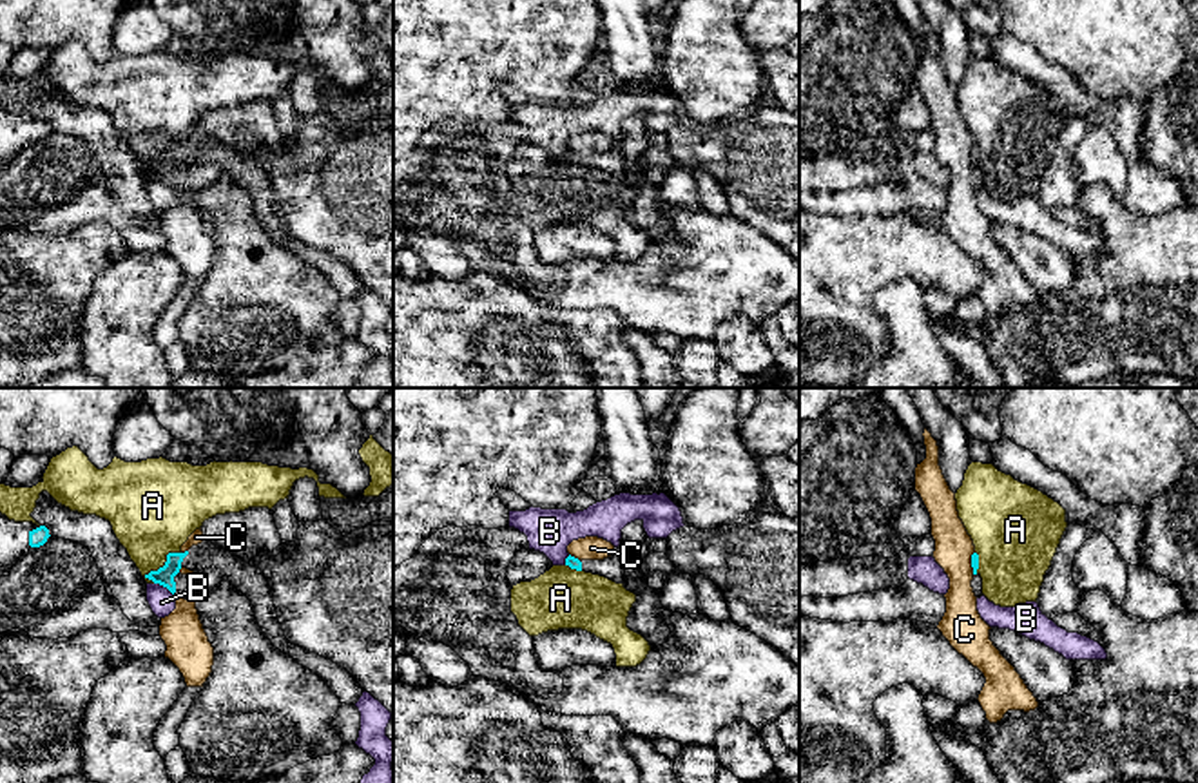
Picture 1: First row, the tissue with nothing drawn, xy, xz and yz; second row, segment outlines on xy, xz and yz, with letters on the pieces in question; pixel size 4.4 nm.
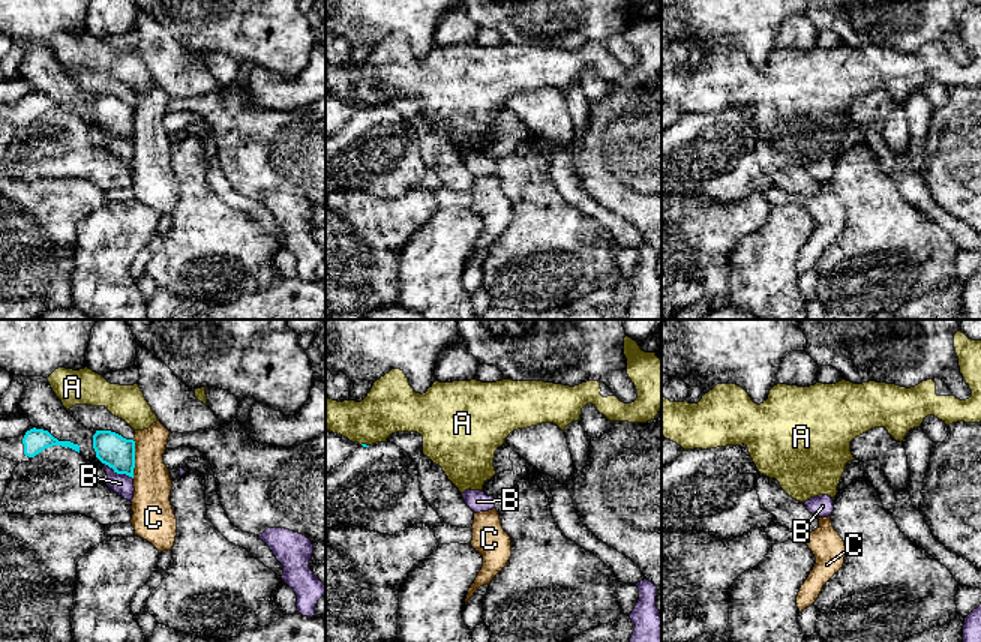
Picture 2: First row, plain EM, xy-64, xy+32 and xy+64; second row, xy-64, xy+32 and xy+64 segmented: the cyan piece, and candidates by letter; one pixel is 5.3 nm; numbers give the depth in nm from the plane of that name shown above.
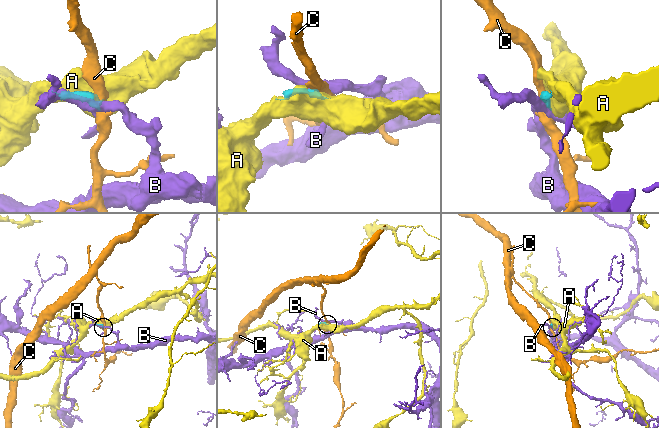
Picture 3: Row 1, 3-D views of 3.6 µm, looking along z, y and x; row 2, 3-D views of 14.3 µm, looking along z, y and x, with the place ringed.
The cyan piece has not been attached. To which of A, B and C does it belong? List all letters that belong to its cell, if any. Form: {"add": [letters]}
{"add": []}

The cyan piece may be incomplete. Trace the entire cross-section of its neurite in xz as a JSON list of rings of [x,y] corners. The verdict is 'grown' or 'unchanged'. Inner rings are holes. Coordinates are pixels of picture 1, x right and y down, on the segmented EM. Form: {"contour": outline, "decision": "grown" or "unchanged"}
{"contour": [[[613,553],[611,556],[604,560],[578,560],[569,555],[565,558],[565,566],[576,571],[585,571],[585,573],[605,576],[616,584],[623,584],[623,578],[625,578],[623,562],[616,553]]], "decision": "grown"}

